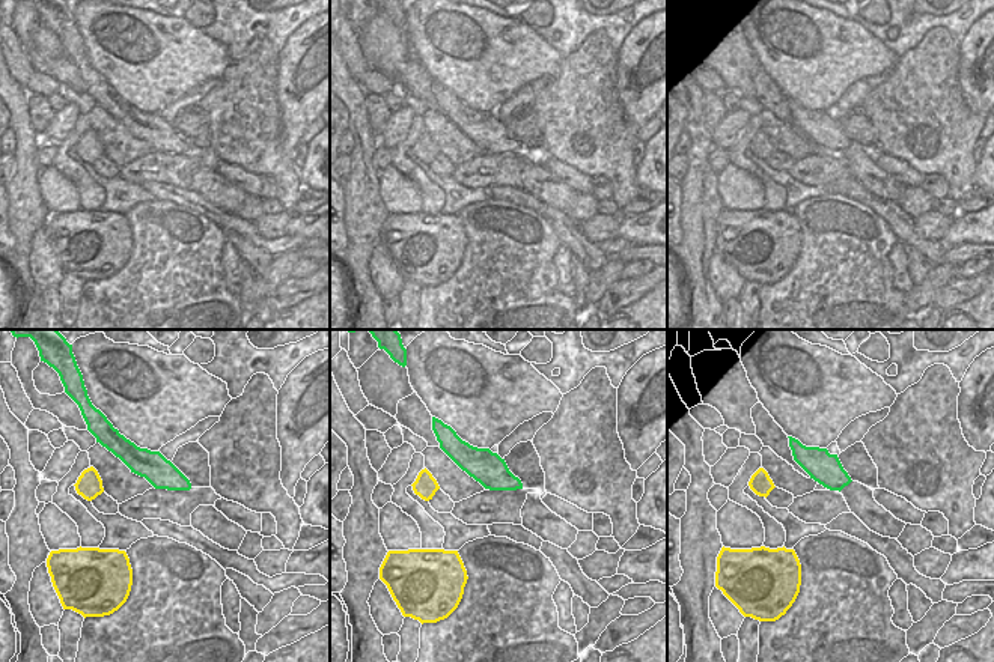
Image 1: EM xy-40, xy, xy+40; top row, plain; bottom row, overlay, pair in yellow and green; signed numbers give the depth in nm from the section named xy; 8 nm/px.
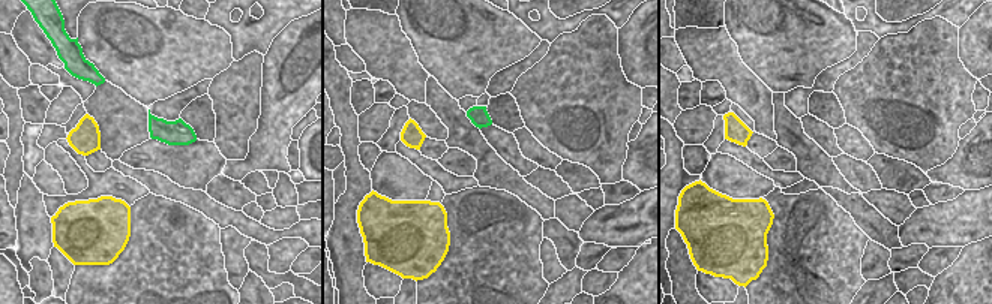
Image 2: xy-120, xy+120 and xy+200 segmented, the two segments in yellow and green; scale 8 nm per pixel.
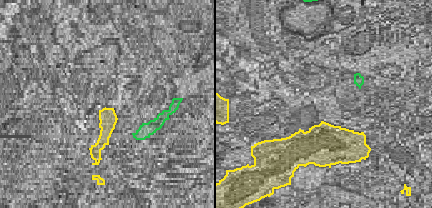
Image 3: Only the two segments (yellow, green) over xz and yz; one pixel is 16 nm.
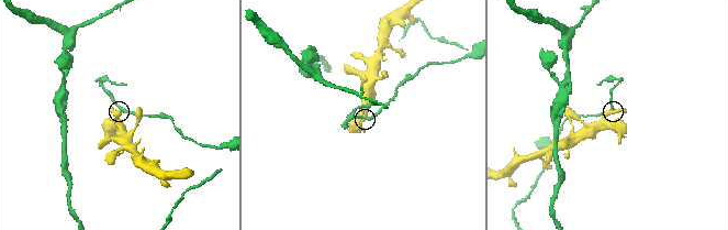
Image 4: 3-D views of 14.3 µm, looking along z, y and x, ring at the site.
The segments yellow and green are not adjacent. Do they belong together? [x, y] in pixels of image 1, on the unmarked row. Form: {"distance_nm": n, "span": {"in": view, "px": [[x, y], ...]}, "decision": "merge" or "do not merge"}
{"distance_nm": 190, "span": {"in": "xy-40", "px": [[92, 130], [109, 113]]}, "decision": "do not merge"}

